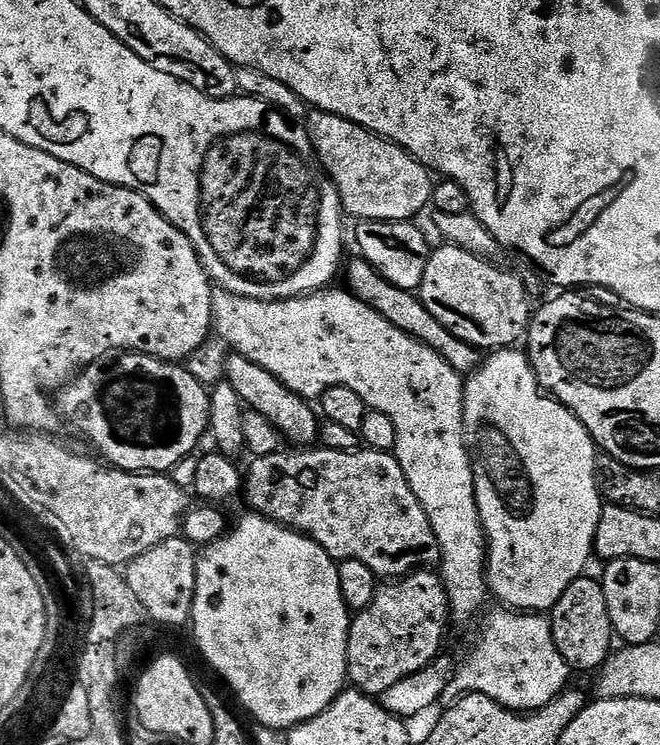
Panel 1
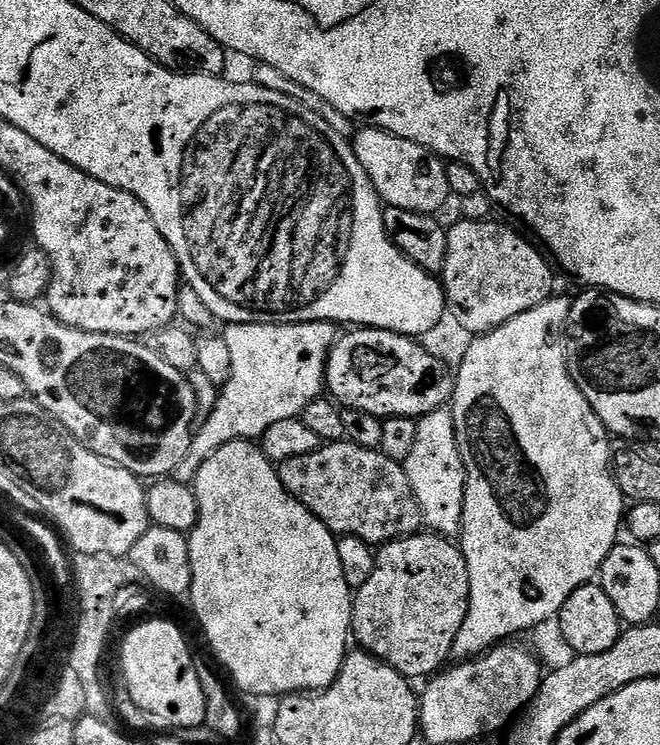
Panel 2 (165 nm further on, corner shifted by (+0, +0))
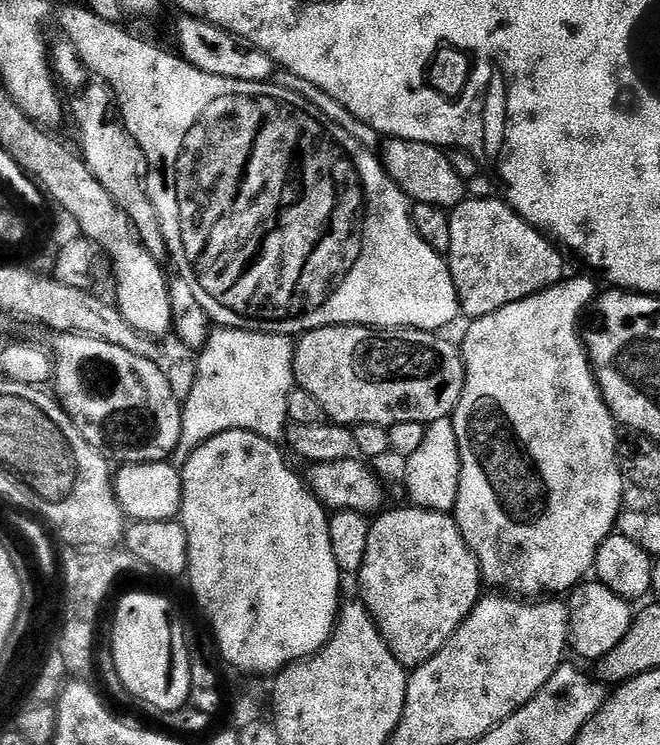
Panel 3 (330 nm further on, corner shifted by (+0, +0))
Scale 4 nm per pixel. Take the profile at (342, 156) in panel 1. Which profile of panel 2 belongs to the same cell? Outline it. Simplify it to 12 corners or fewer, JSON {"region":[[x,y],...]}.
{"region":[[364,126],[352,152],[389,208],[439,213],[445,161]]}

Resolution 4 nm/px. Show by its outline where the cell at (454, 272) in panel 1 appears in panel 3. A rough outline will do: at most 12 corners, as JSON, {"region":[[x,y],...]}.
{"region":[[503,199],[451,209],[465,317],[565,279],[565,253]]}

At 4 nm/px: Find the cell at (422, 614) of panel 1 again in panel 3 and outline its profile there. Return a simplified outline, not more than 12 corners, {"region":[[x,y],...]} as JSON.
{"region":[[455,515],[371,521],[358,596],[415,670],[482,599]]}

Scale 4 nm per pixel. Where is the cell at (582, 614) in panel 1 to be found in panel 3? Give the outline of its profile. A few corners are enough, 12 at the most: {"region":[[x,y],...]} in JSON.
{"region":[[605,584],[567,597],[573,653],[599,662],[626,638],[634,608]]}

